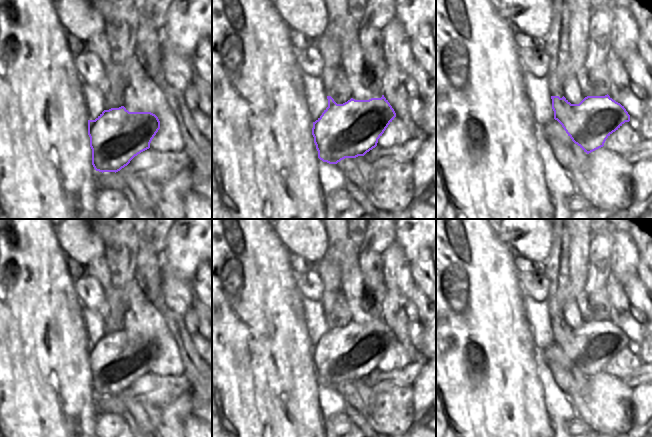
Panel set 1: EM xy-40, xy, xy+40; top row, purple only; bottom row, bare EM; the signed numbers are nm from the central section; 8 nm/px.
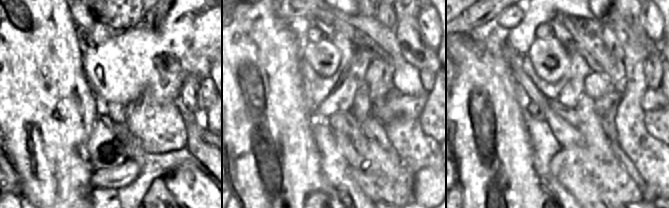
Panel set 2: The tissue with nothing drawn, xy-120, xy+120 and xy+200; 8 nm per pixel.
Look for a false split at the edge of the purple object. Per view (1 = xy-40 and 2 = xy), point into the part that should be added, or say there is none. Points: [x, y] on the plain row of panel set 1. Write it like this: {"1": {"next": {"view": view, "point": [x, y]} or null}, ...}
{"1": {"next": null}, "2": {"next": null}}

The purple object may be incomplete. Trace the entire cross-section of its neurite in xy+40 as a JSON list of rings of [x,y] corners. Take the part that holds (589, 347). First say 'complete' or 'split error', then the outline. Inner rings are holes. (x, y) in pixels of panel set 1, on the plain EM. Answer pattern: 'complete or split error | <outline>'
complete | [[[608,318],[587,320],[579,328],[571,328],[564,320],[551,323],[554,343],[587,378],[603,371],[613,356],[630,345],[624,330]]]

